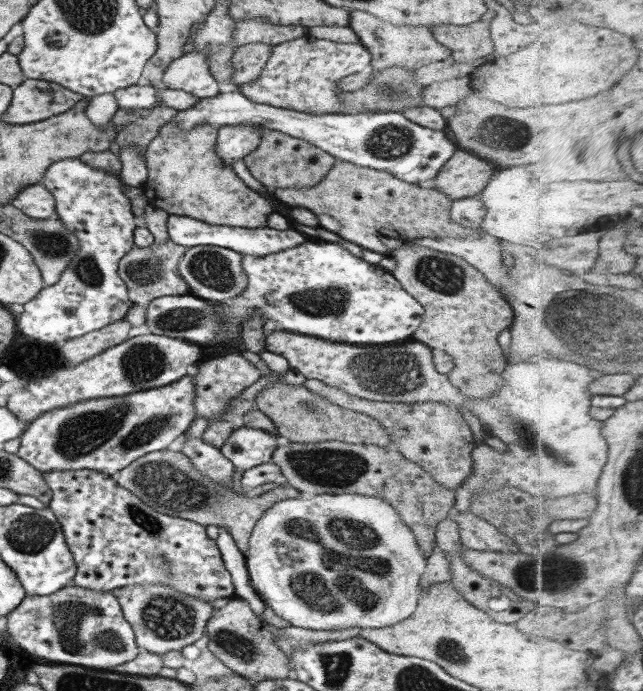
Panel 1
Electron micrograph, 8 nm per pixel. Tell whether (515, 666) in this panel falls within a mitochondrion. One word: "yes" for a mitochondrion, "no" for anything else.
no

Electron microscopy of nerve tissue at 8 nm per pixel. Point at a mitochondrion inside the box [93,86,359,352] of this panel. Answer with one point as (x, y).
(213, 270)

